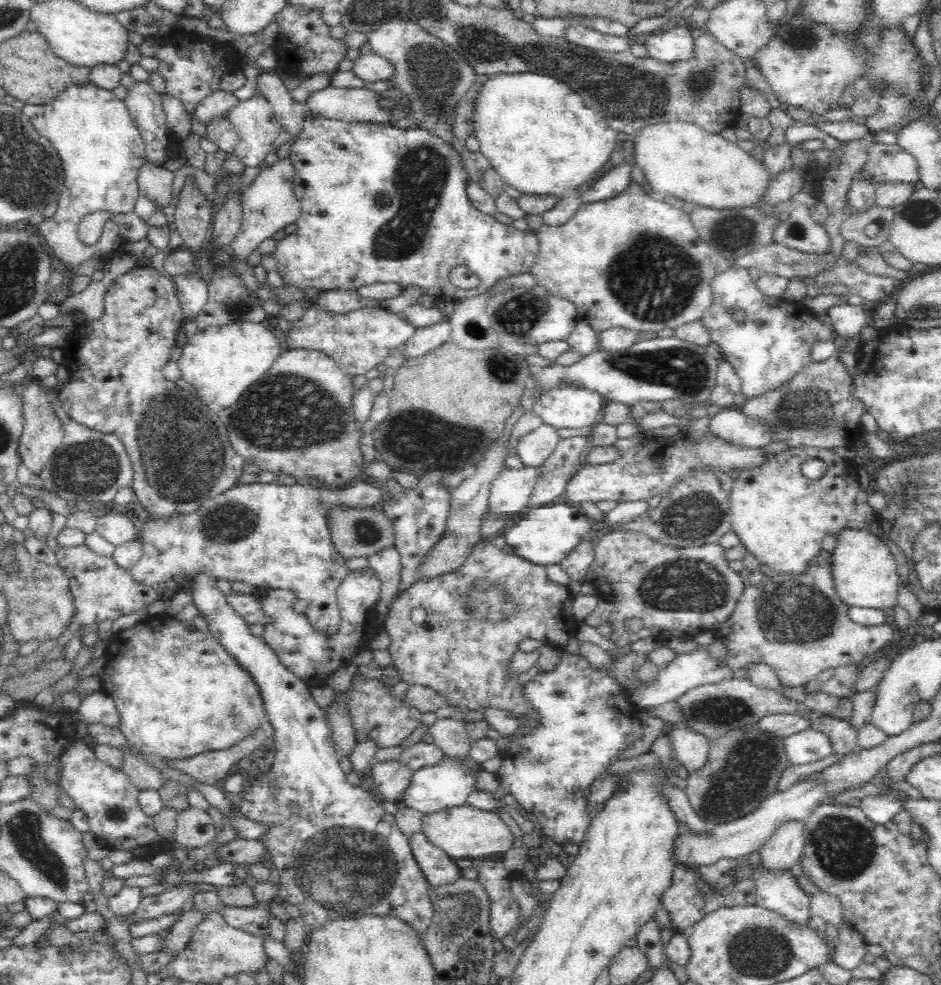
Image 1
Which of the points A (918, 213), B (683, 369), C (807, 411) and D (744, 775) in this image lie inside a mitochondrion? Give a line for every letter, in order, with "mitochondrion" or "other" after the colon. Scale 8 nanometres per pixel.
A: mitochondrion
B: mitochondrion
C: mitochondrion
D: mitochondrion

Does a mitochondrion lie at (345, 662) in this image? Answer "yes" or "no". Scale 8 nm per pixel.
no

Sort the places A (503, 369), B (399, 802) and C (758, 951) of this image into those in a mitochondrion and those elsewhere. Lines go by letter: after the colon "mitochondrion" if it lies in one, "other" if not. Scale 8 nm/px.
A: mitochondrion
B: other
C: mitochondrion

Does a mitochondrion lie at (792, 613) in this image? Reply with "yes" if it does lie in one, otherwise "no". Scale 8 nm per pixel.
yes

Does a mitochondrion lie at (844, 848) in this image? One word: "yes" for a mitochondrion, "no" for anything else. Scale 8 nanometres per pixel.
yes

